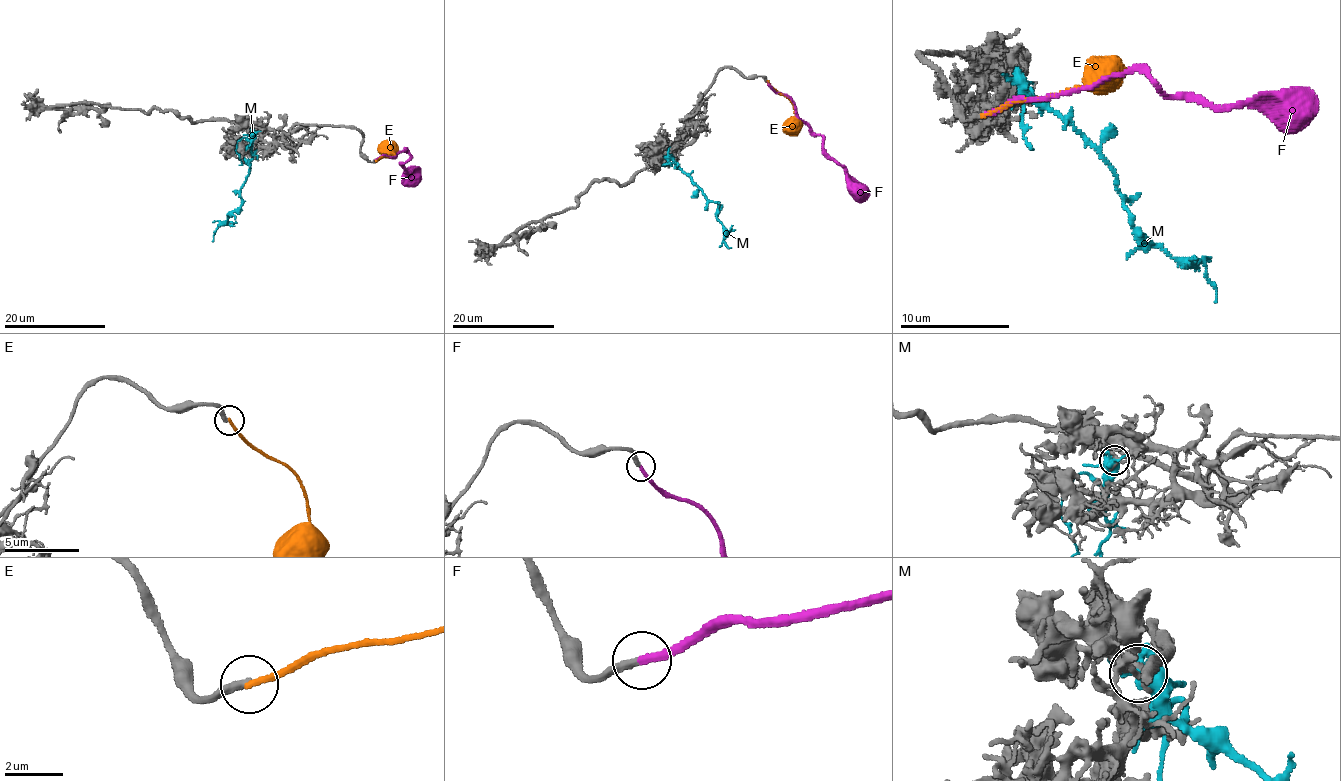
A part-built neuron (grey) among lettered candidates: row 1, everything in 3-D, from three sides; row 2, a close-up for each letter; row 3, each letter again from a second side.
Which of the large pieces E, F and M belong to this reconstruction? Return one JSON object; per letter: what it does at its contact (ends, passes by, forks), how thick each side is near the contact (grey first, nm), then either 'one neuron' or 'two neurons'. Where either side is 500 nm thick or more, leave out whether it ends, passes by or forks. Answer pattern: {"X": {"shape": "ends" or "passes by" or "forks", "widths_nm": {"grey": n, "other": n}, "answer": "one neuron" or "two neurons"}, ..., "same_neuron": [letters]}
{"E": {"shape": "ends", "widths_nm": {"grey": 320, "other": 200}, "answer": "two neurons"}, "F": {"shape": "ends", "widths_nm": {"grey": 280, "other": 260}, "answer": "one neuron"}, "M": {"shape": "forks", "widths_nm": {"grey": 240, "other": 340}, "answer": "two neurons"}, "same_neuron": ["F"]}

